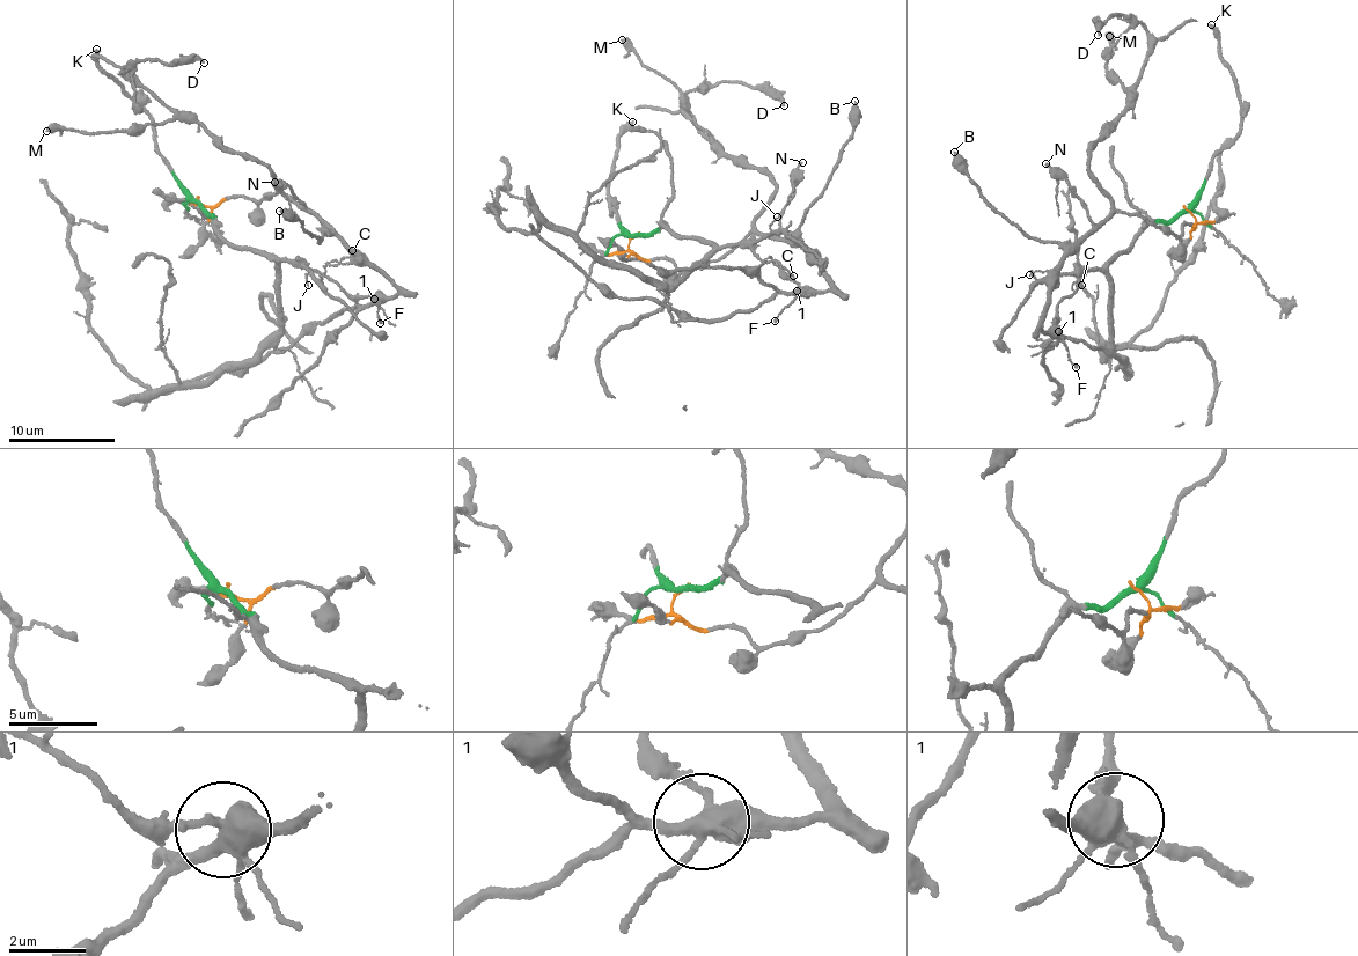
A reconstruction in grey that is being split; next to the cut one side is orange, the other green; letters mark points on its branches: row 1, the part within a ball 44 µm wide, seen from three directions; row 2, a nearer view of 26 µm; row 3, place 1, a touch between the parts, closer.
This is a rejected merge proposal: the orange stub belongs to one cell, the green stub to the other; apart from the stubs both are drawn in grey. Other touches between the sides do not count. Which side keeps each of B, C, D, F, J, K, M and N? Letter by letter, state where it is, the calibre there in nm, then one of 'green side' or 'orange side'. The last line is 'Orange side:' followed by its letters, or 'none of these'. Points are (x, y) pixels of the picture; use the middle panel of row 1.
B: place (854, 101); calibre 380 nm; orange side
C: place (793, 276); calibre 130 nm; green side
D: place (784, 105); calibre 280 nm; orange side
F: place (775, 321); calibre 150 nm; green side
J: place (777, 217); calibre 100 nm; green side
K: place (632, 122); calibre 380 nm; green side
M: place (622, 39); calibre 480 nm; orange side
N: place (802, 162); calibre 200 nm; orange side
Orange side: B, D, M, N

